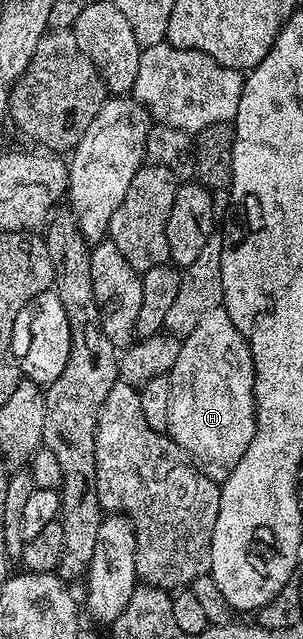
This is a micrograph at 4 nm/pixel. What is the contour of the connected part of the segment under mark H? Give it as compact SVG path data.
M222 307L207 311L199 319L195 331L181 341L179 359L167 374L171 383L171 419L168 436L172 437L215 482L226 481L235 471L235 463L243 459L243 451L251 447L251 439L257 426L255 407L255 371L249 344L243 339L239 327L231 323L231 315Z

